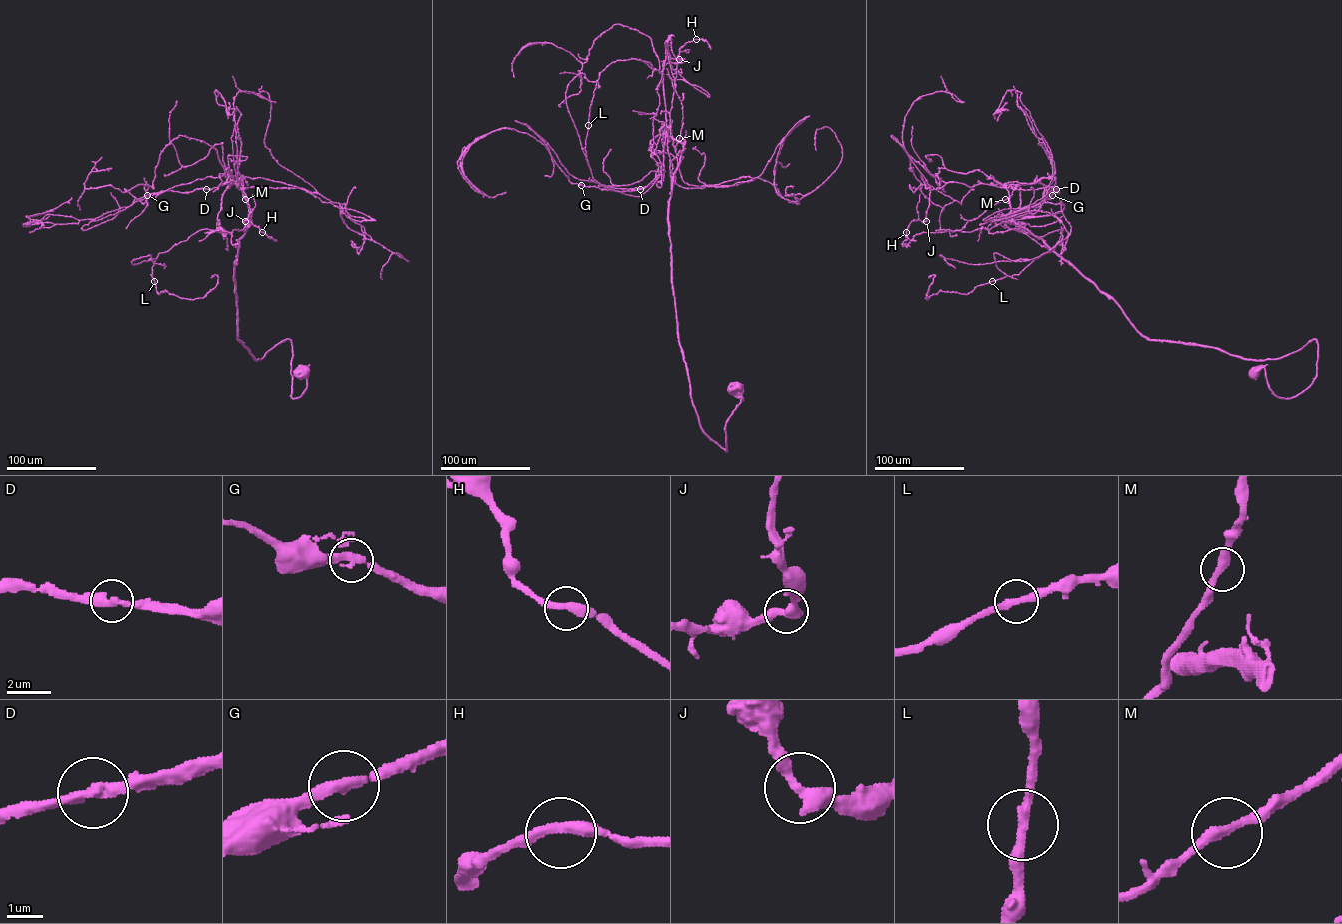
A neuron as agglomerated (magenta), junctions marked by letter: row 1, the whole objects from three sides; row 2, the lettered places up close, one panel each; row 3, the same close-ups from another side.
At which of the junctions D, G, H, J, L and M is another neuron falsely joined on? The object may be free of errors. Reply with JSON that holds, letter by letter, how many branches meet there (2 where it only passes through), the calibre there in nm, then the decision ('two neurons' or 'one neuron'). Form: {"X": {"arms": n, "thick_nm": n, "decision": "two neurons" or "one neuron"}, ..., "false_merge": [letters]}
{"D": {"arms": 2, "thick_nm": 320, "decision": "one neuron"}, "G": {"arms": 2, "thick_nm": 320, "decision": "one neuron"}, "H": {"arms": 2, "thick_nm": 360, "decision": "one neuron"}, "J": {"arms": 2, "thick_nm": 400, "decision": "one neuron"}, "L": {"arms": 2, "thick_nm": 280, "decision": "one neuron"}, "M": {"arms": 2, "thick_nm": 320, "decision": "one neuron"}, "false_merge": []}

